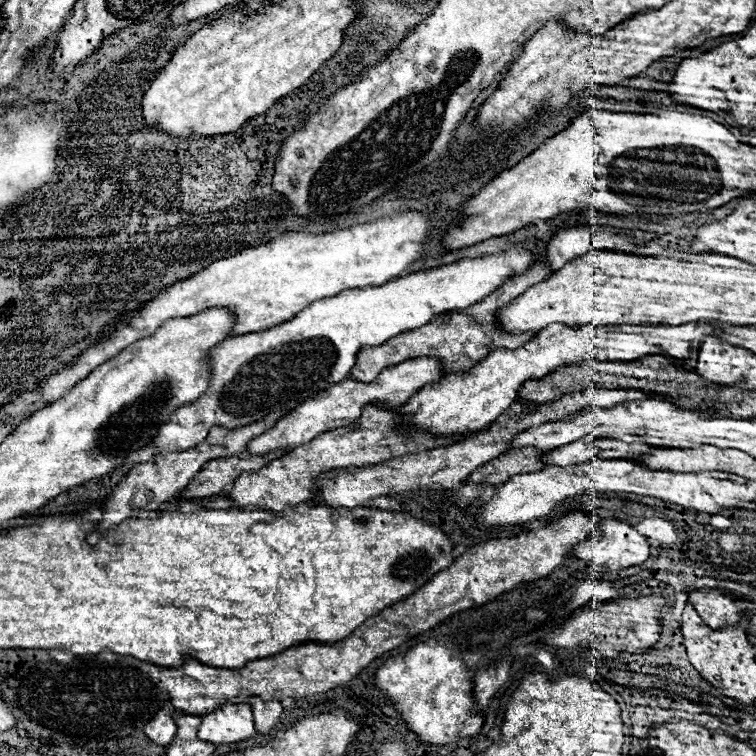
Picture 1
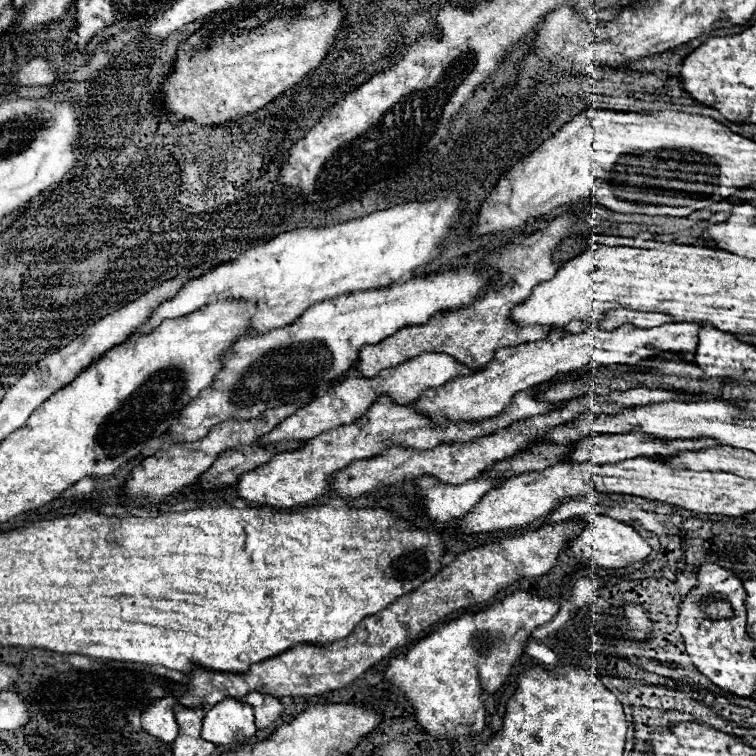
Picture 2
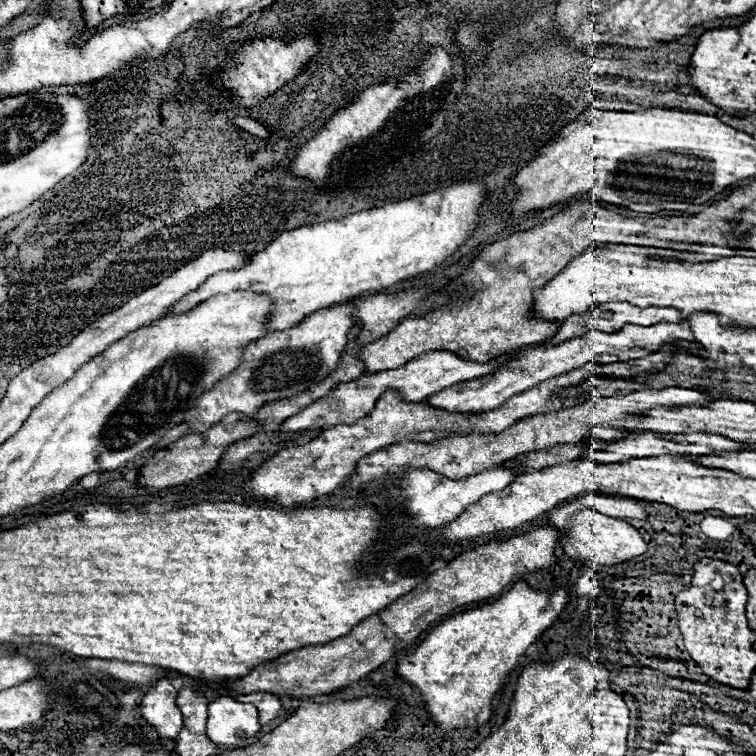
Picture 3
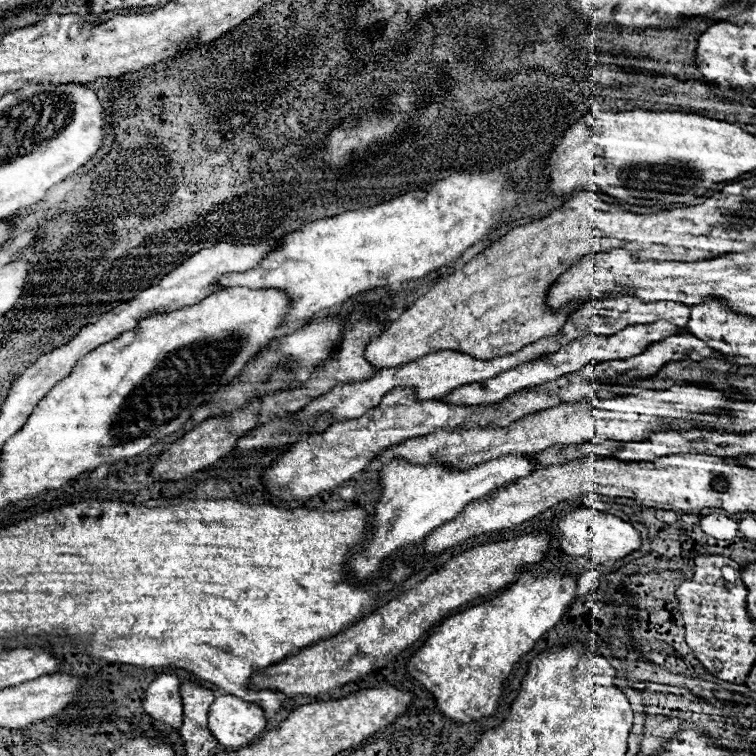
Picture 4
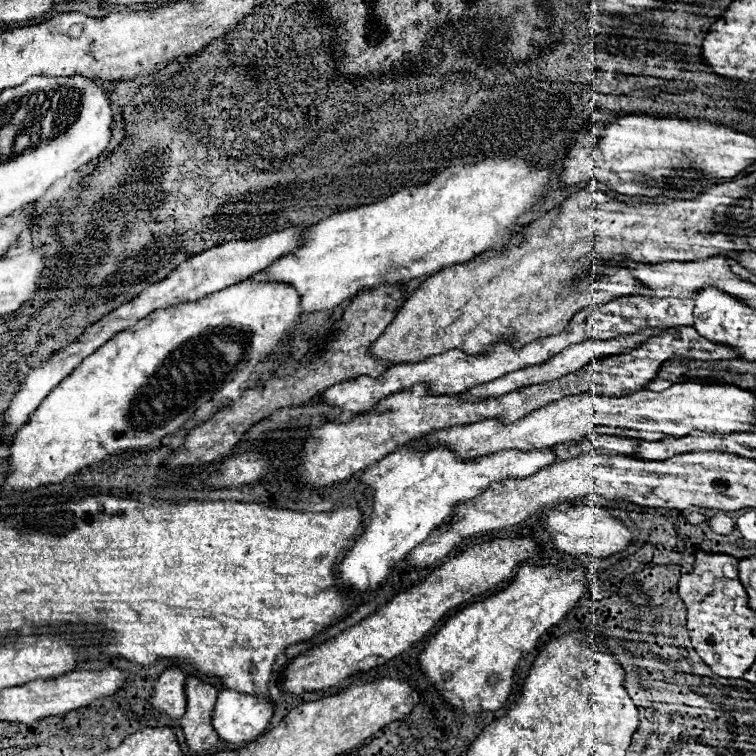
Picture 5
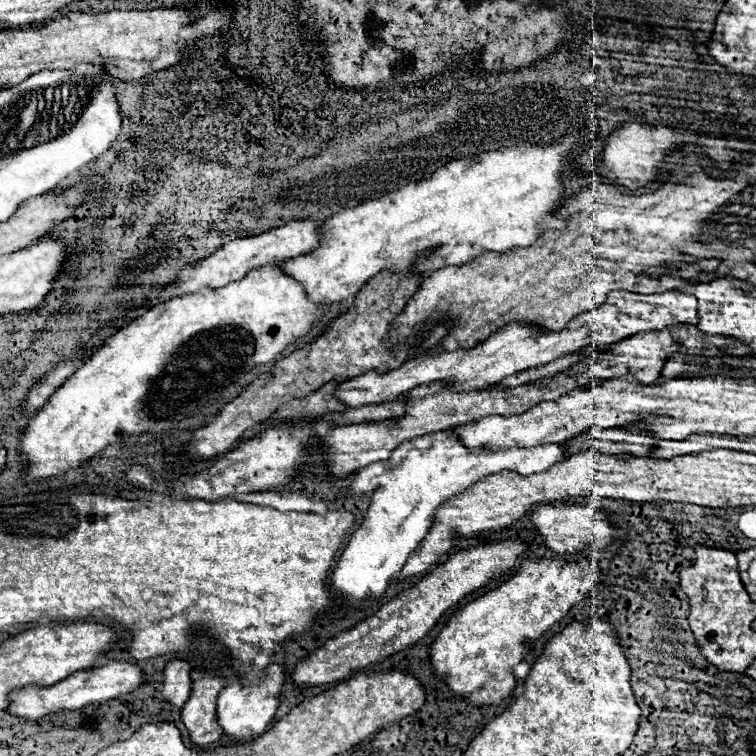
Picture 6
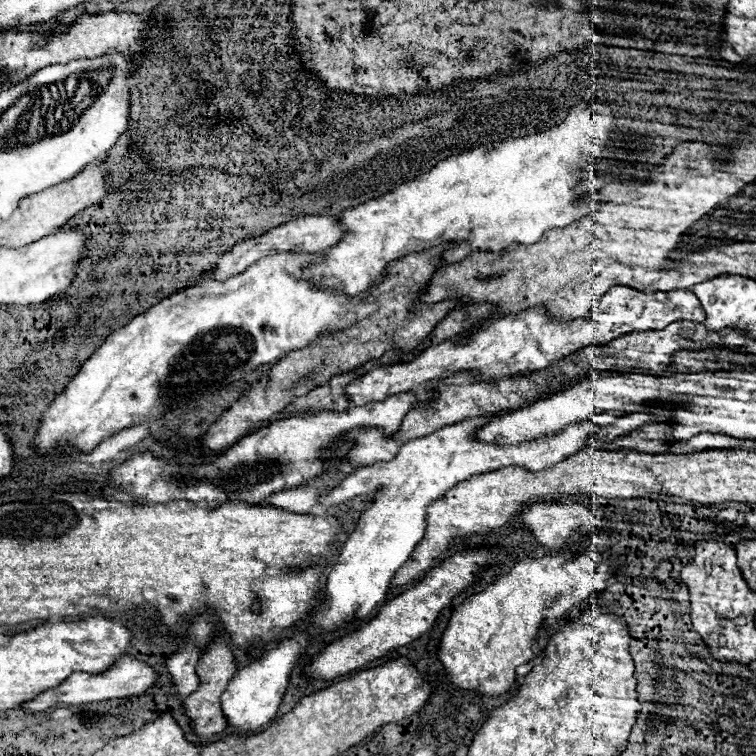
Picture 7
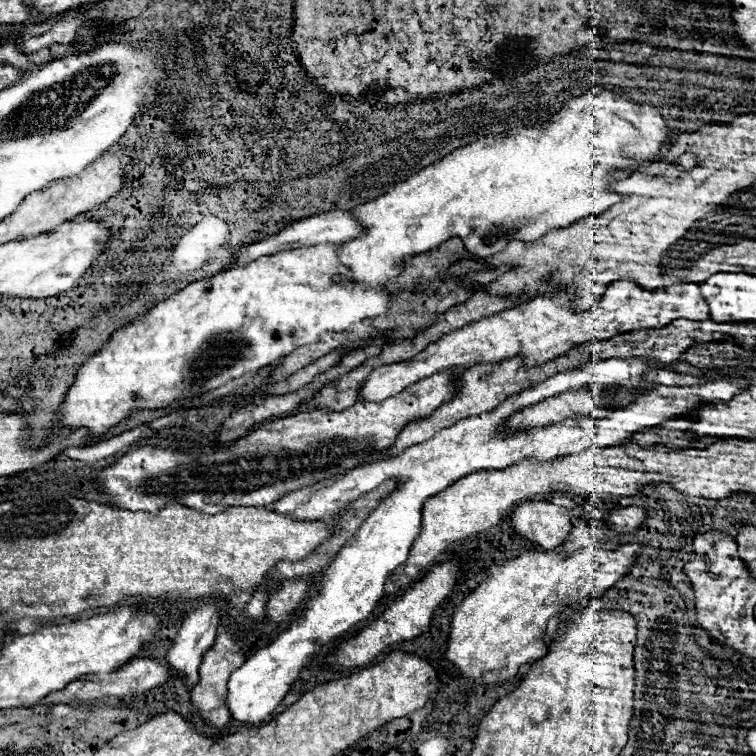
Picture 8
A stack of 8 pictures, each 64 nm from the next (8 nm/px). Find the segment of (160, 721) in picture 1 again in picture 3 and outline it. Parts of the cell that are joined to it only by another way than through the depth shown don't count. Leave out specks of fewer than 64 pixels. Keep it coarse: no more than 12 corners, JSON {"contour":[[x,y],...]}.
{"contour":[[164,678],[140,704],[144,720],[160,738],[182,728],[178,690]]}

